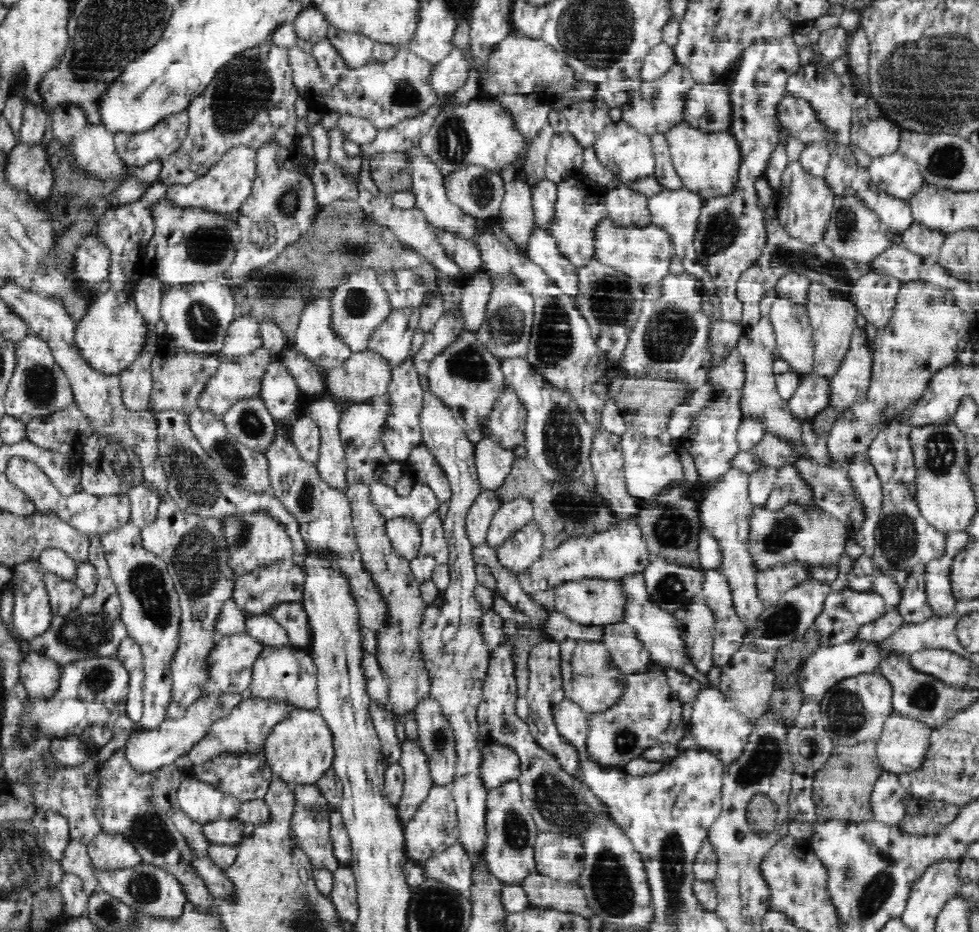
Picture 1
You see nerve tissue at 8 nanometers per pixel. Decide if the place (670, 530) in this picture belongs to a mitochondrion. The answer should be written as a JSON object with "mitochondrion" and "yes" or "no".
{"mitochondrion":"yes"}

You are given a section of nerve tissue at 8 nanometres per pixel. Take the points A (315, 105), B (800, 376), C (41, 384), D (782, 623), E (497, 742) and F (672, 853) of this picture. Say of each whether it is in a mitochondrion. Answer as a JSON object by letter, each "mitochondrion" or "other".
{"A":"other","B":"other","C":"mitochondrion","D":"mitochondrion","E":"other","F":"mitochondrion"}

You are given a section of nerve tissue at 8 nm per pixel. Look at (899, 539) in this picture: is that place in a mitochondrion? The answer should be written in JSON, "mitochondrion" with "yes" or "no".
{"mitochondrion":"yes"}

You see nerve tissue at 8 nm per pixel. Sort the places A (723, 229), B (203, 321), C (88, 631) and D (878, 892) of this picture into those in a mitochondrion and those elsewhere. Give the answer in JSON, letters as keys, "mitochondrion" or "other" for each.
{"A":"mitochondrion","B":"mitochondrion","C":"mitochondrion","D":"mitochondrion"}

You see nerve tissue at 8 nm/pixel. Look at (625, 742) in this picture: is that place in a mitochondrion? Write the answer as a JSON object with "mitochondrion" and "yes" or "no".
{"mitochondrion":"yes"}

